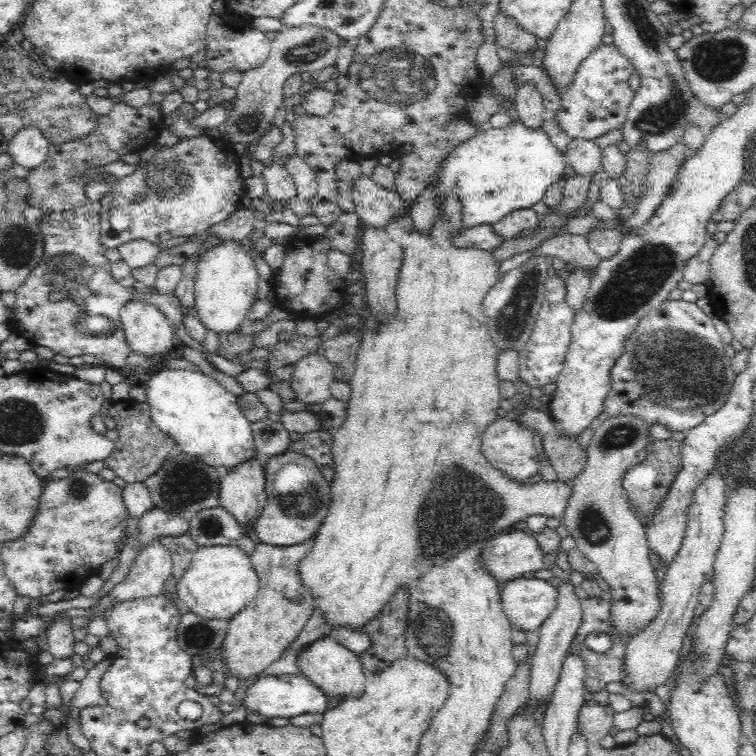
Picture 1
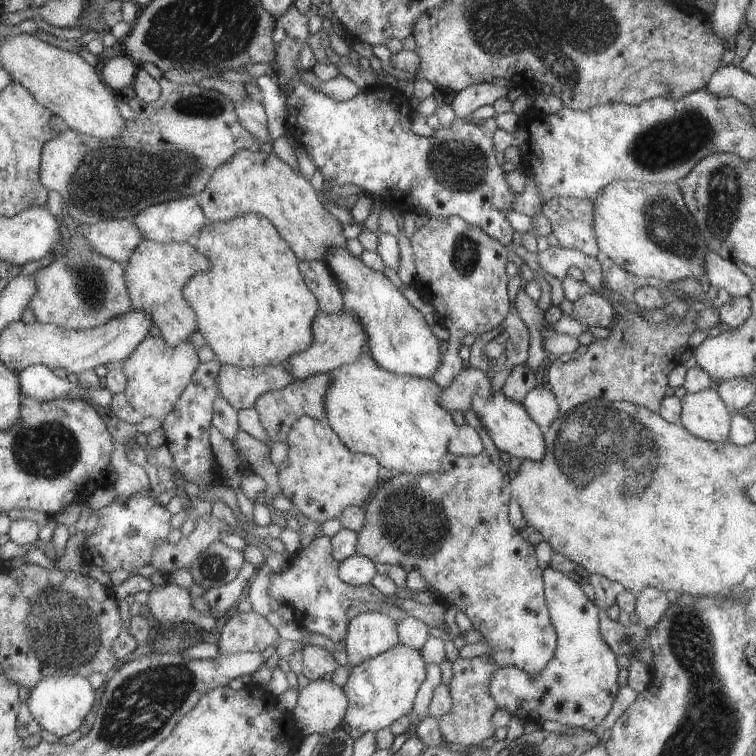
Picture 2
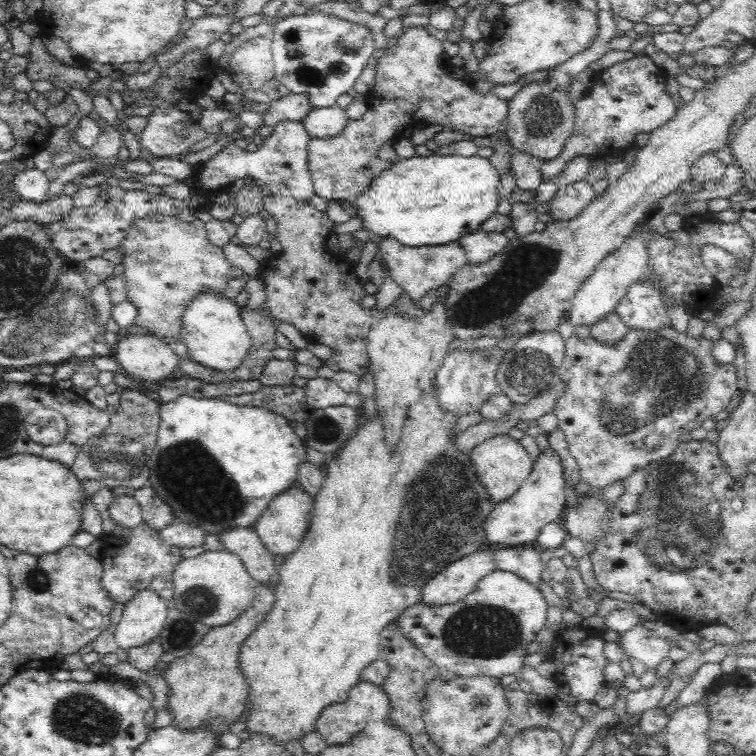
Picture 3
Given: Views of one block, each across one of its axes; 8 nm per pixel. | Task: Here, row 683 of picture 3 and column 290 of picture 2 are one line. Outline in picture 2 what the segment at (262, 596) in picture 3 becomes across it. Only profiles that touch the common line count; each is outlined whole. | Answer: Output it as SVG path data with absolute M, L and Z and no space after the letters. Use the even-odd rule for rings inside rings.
M239 150L213 172L196 198L205 213L205 221L209 223L231 220L247 213L267 217L299 261L324 261L327 250L335 246L345 248L347 244L337 214L325 210L301 173L293 172L273 153Z

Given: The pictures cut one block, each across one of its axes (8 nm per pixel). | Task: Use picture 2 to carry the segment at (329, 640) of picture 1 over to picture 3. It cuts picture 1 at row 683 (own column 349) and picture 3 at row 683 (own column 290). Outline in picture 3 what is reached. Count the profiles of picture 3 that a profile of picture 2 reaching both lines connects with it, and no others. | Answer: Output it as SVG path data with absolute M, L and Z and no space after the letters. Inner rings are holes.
M360 679L349 690L349 696L344 702L330 704L319 713L315 731L322 735L328 745L346 745L365 730L368 722L384 720L389 722L388 712L390 712L390 703L388 703L388 695L384 689L373 682Z

